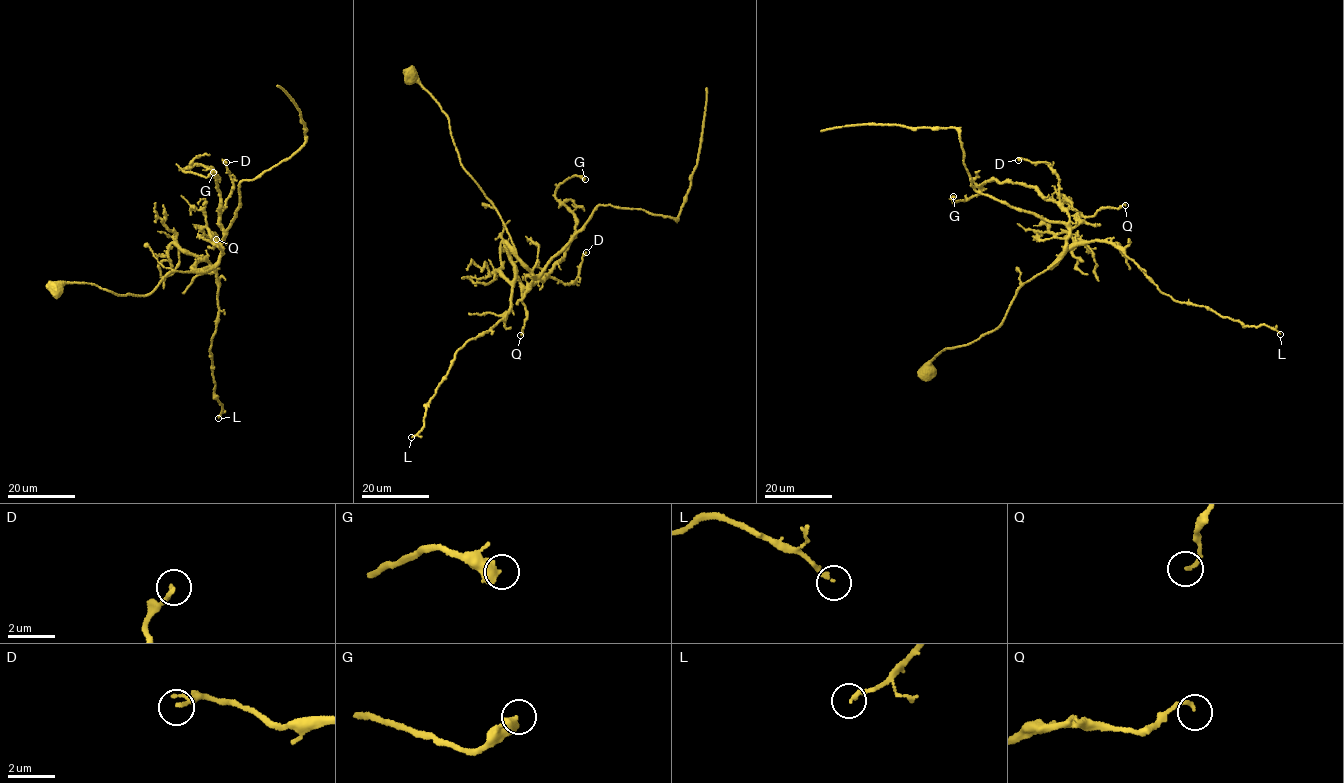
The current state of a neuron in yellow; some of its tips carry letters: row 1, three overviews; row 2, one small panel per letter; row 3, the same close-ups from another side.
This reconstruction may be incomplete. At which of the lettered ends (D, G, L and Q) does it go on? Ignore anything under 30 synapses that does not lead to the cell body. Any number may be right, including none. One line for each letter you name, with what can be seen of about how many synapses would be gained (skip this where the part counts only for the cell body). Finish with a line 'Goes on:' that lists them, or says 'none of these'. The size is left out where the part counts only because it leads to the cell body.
Goes on: none of these

